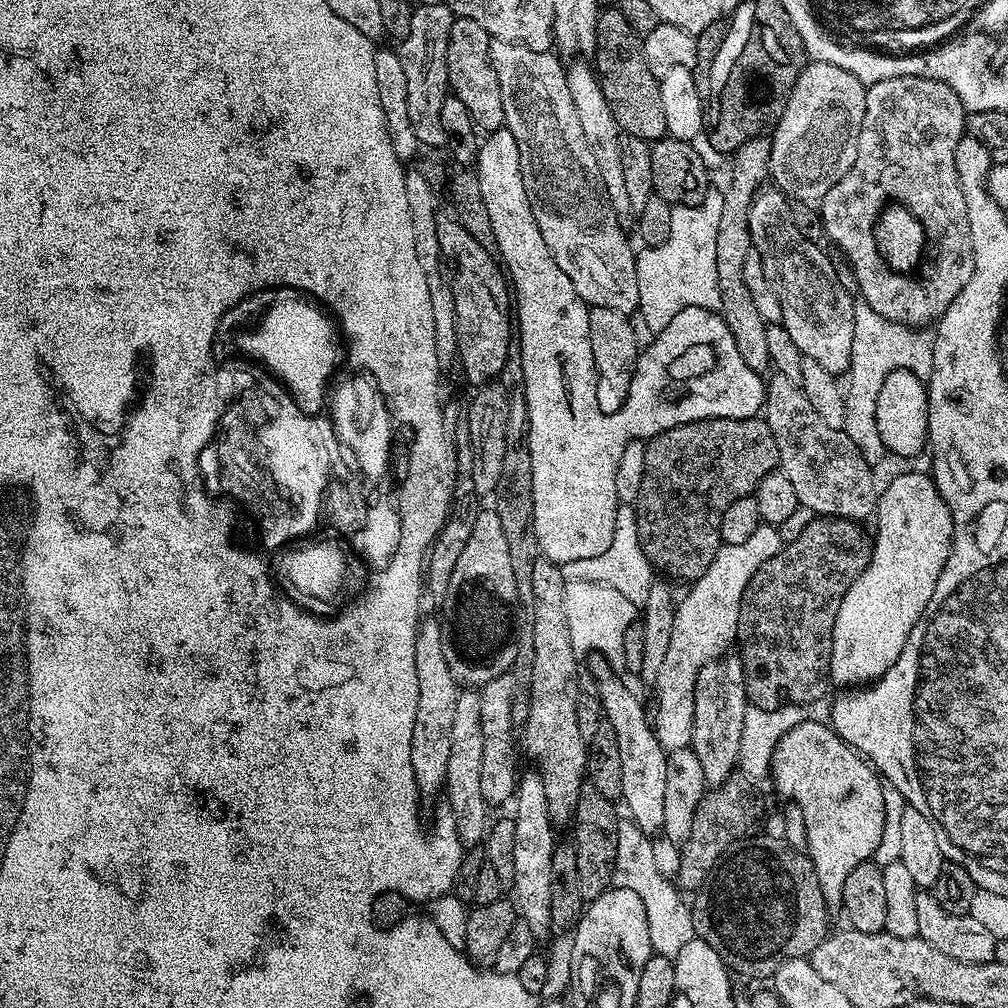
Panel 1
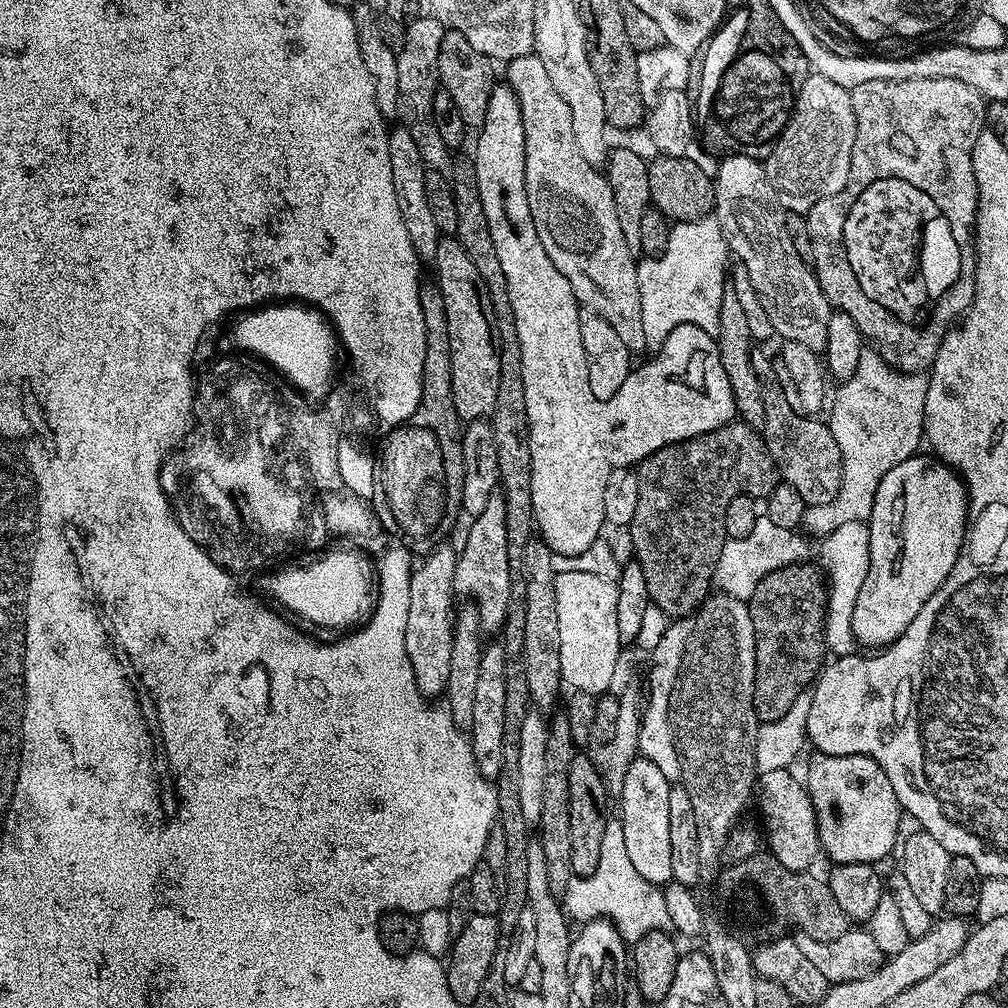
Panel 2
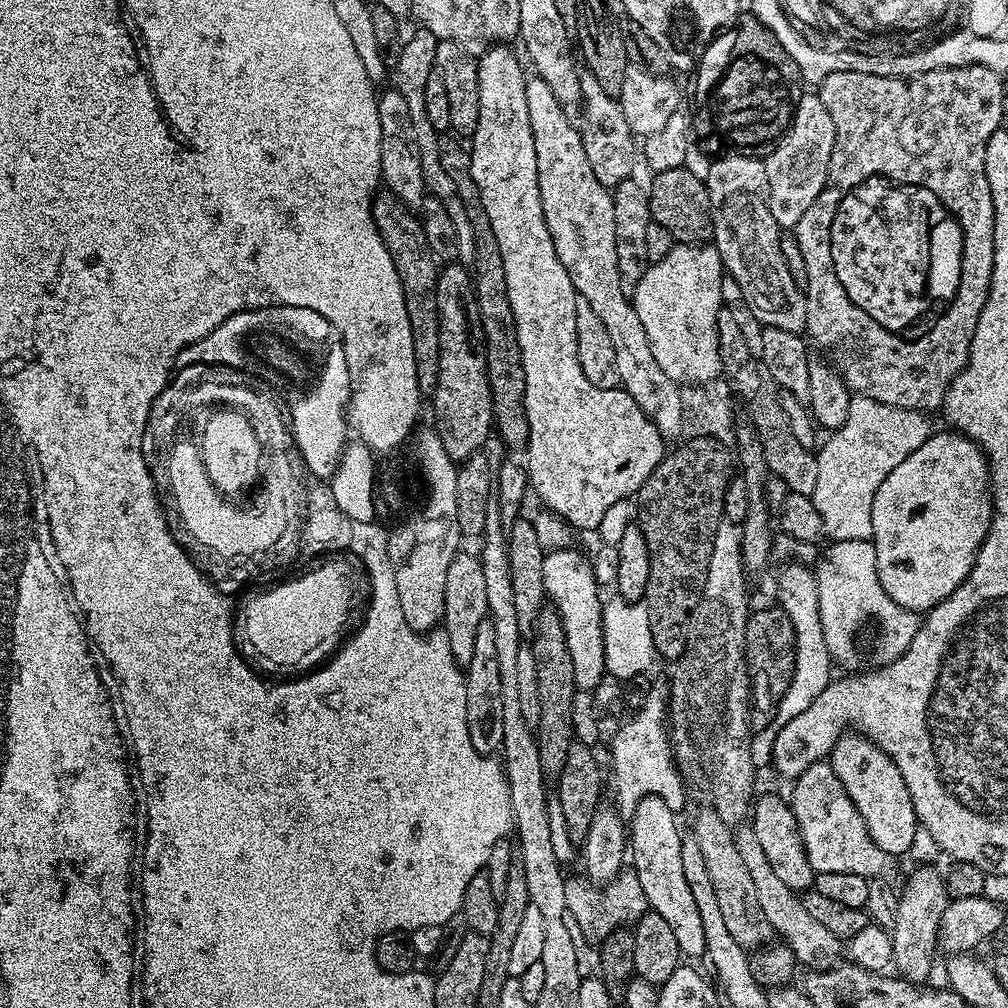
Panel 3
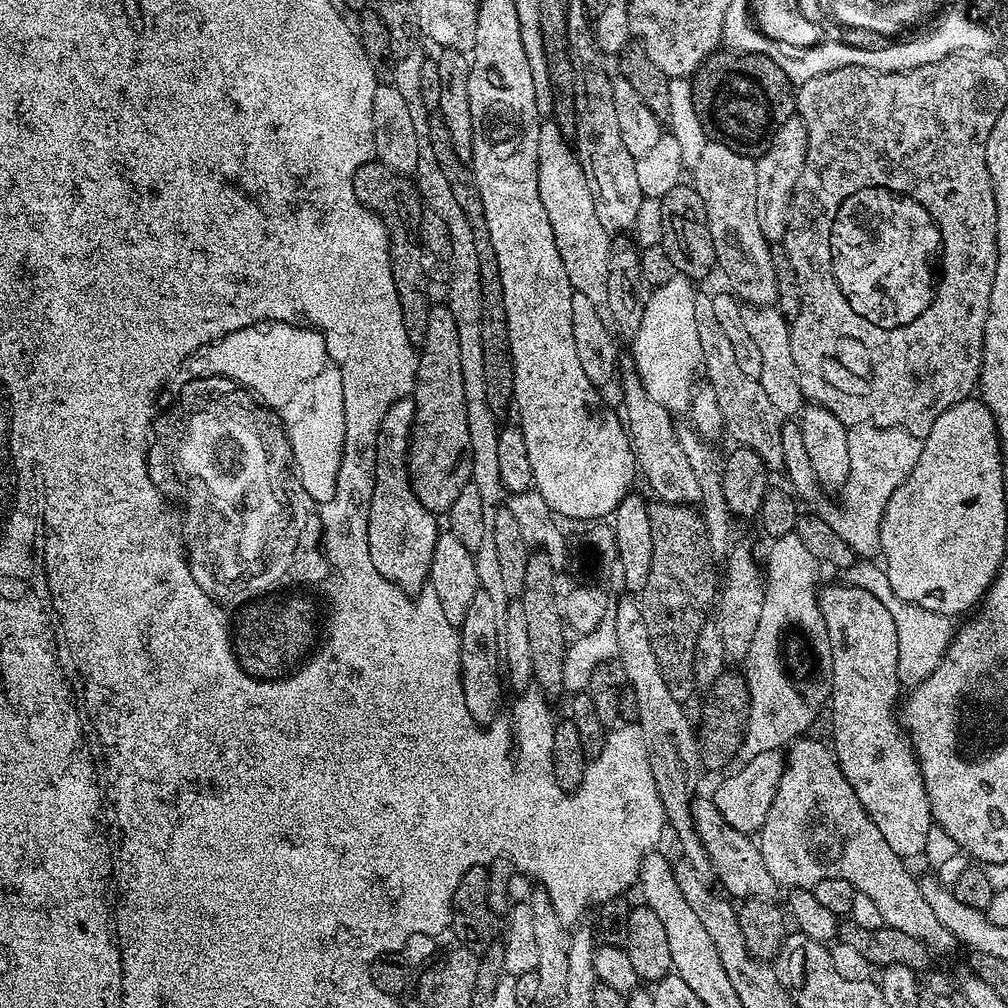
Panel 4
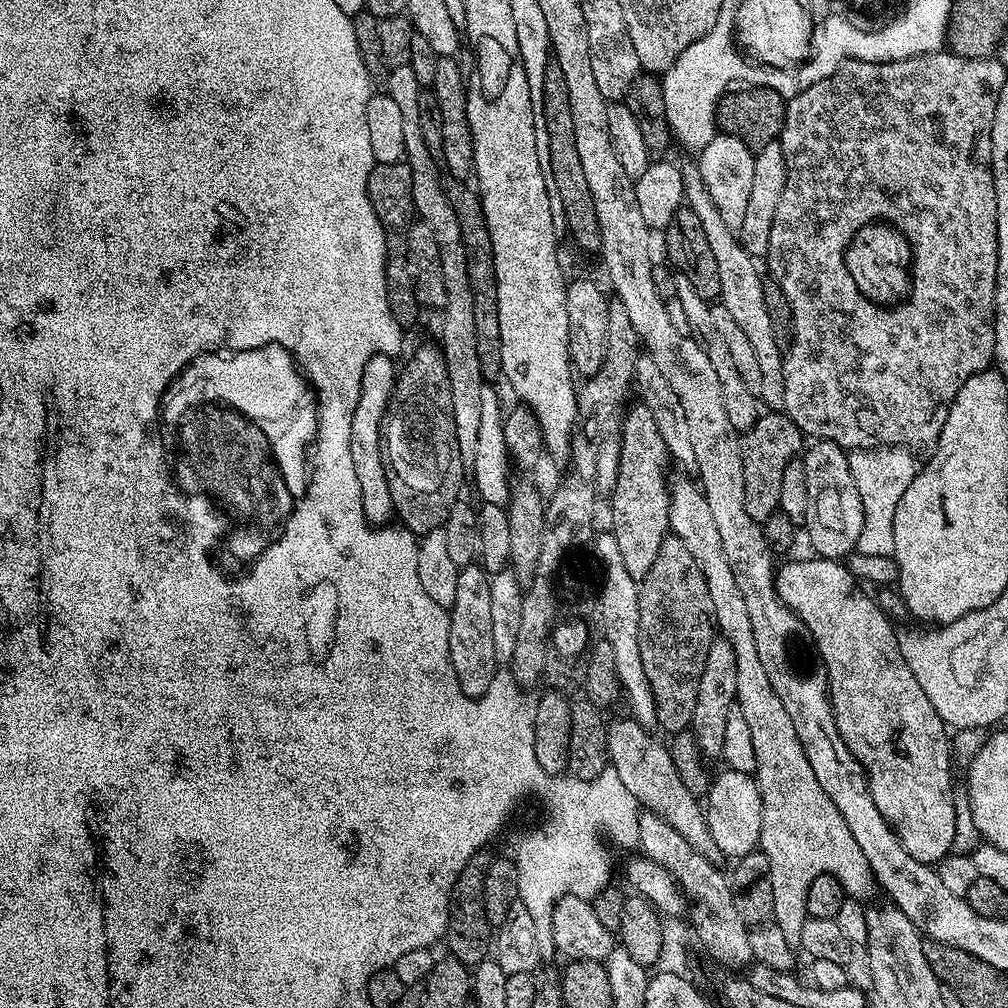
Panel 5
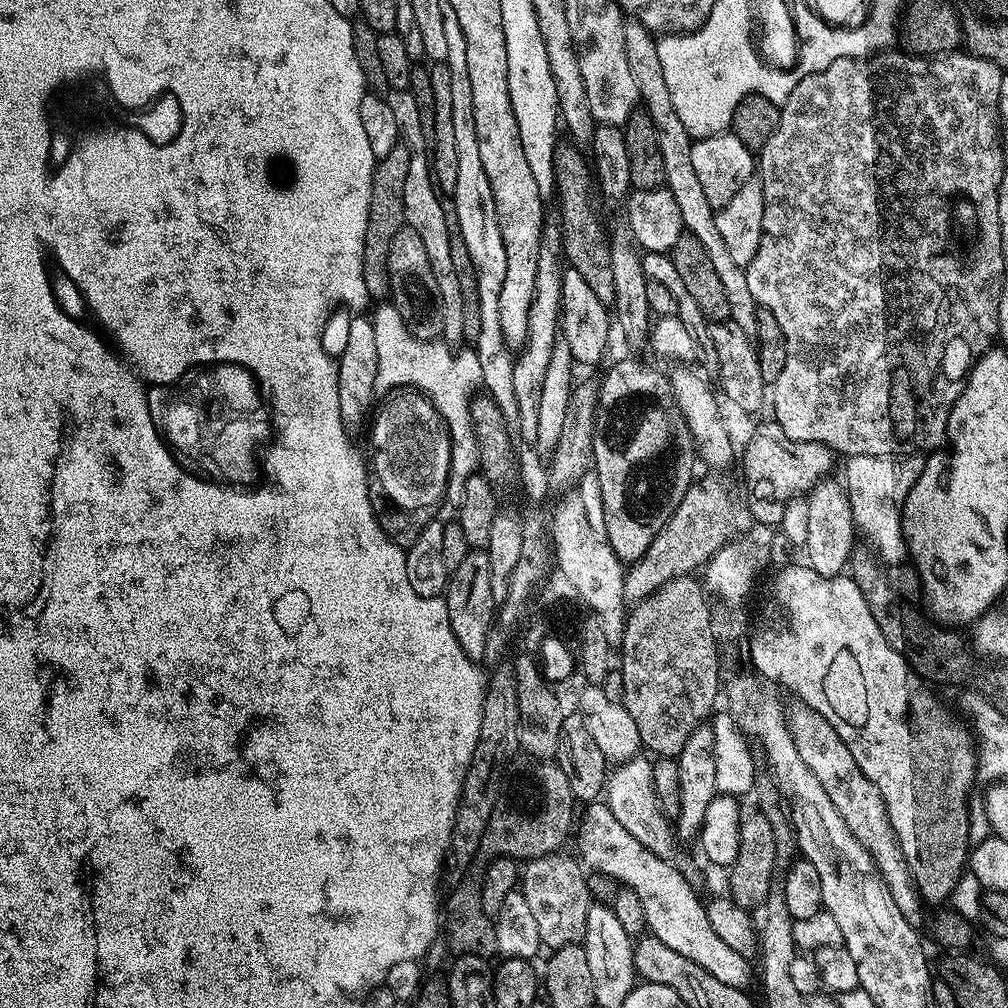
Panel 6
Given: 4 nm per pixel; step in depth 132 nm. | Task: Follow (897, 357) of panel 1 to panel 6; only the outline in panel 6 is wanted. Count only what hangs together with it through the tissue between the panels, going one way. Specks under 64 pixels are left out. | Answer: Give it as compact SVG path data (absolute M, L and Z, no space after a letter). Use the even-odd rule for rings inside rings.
M920 454L895 456L847 457L842 483L847 489L853 510L855 531L868 539L867 547L878 557L881 565L905 563L908 542L904 539L904 503L924 469L925 457Z

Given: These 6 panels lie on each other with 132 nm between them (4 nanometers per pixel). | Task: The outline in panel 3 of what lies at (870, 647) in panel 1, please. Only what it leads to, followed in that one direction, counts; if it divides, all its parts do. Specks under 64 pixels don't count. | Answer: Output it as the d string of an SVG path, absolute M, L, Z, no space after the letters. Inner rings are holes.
M955 430L933 431L906 462L894 466L878 486L872 507L872 538L877 550L878 582L886 595L900 607L919 614L938 606L970 574L978 550L992 525L992 481L988 478L988 459L984 451Z

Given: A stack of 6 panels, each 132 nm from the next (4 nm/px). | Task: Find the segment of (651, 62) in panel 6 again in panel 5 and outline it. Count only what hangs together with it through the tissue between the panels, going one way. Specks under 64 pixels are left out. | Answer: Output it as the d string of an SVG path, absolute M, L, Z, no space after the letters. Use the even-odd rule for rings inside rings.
M699 163L679 165L684 187L684 204L694 214L698 214L698 222L702 222L702 231L706 234L706 242L710 242L710 251L718 262L718 278L720 279L719 303L730 310L734 322L746 334L754 354L758 357L758 370L762 370L762 382L758 389L759 399L768 410L780 410L784 406L784 357L778 342L774 342L774 326L770 326L769 311L763 297L765 281L760 280L760 272L756 269L757 261L740 243L737 233L718 214L718 206L714 206L714 198L710 198L710 190L706 190L706 182L702 182Z

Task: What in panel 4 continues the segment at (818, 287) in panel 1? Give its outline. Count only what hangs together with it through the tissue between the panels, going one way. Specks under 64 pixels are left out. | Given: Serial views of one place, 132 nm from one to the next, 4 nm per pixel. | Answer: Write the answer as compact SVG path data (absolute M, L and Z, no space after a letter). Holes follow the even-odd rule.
M710 142L702 150L702 158L694 169L694 187L706 202L706 218L714 238L719 271L728 275L731 291L745 305L767 308L779 299L778 278L775 277L773 245L758 226L758 174L756 160L743 156L730 146Z

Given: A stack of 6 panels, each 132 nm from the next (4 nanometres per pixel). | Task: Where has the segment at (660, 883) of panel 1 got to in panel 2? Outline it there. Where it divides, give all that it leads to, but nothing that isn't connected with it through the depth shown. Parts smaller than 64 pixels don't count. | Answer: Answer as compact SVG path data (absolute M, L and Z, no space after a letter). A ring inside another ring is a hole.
M614 816L609 817L606 831L602 834L598 865L590 875L572 876L562 897L562 906L565 913L580 924L609 919L628 944L636 943L648 932L665 932L672 928L663 889L642 878L642 874L631 863L621 820Z

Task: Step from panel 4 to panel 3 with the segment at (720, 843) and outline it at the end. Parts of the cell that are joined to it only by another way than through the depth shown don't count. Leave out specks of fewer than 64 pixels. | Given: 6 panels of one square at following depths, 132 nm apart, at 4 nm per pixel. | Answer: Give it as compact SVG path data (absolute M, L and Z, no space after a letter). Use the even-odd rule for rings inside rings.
M750 826L737 827L735 829L735 832L734 832L734 839L735 839L735 842L736 842L736 849L738 850L738 854L742 858L742 866L746 866L746 871L750 873L750 878L754 882L754 894L758 894L758 906L762 910L762 914L766 918L766 922L768 923L768 925L770 925L772 927L773 933L775 933L775 935L777 937L779 937L779 939L781 941L783 941L783 943L788 945L788 948L790 949L790 951L793 954L795 954L797 961L799 961L799 963L801 965L804 965L804 964L807 965L806 966L807 969L810 969L810 970L823 970L825 968L835 968L836 965L841 963L841 960L842 960L842 956L840 956L840 948L841 948L841 952L842 952L842 942L841 942L841 940L839 938L837 938L835 936L835 934L833 934L833 932L831 932L830 930L826 930L826 926L822 926L820 923L818 923L818 921L816 921L814 919L813 916L811 916L811 914L809 914L809 912L806 911L806 906L804 905L804 901L803 901L803 899L801 899L801 897L799 895L797 895L797 893L793 892L792 889L785 888L785 887L783 887L781 889L781 891L780 891L780 886L777 883L778 874L774 874L774 870L770 866L770 862L766 862L766 850L762 850L762 845L760 845L758 843L758 834L754 834L754 830L752 829L752 827L750 827ZM778 891L780 891L783 894L783 896L787 898L790 906L784 906L784 905L781 904L782 900L780 898L780 894L779 894Z

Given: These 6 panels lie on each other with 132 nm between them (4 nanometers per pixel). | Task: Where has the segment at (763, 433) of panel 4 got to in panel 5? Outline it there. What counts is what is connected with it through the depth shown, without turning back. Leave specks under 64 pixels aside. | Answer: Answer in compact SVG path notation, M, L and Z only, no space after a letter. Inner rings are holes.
M677 273L676 275L676 297L679 311L686 314L688 319L688 328L691 335L695 336L696 341L702 346L706 358L710 358L710 366L718 374L718 382L722 386L722 406L726 406L726 414L730 417L730 426L734 426L737 432L743 434L756 423L758 415L758 396L753 389L742 382L742 374L734 366L734 358L730 355L730 346L726 346L722 334L718 334L717 328L714 327L714 318L711 318L711 303L699 297L698 292L690 283L690 278Z

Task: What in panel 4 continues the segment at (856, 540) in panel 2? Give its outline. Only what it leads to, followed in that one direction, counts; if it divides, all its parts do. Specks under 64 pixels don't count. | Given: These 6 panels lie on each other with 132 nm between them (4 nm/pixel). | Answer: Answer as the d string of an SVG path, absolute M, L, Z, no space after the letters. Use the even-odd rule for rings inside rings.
M857 560L843 569L842 580L853 588L864 589L867 593L873 594L874 598L877 598L878 602L889 611L894 619L894 626L897 627L898 670L901 683L908 688L916 687L937 668L938 662L944 657L944 652L948 649L954 635L953 619L946 615L934 614L933 611L916 607L898 598L890 587L887 572L873 561Z

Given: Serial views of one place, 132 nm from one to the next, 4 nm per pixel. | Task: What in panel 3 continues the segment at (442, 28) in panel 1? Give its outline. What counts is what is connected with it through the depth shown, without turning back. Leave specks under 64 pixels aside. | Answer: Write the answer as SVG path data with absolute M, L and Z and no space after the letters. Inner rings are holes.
M417 27L412 37L405 39L400 45L400 54L394 60L394 76L396 72L395 91L406 98L410 106L410 118L414 121L414 138L418 138L418 154L422 158L422 178L427 195L437 196L446 206L446 214L450 214L450 222L454 222L454 230L458 238L458 260L459 263L468 266L476 258L476 239L474 238L474 226L470 222L470 214L466 214L466 206L462 198L458 198L458 190L454 186L454 178L442 170L442 158L438 158L438 146L441 137L430 126L430 118L426 118L426 78L436 67L436 35L430 30Z

